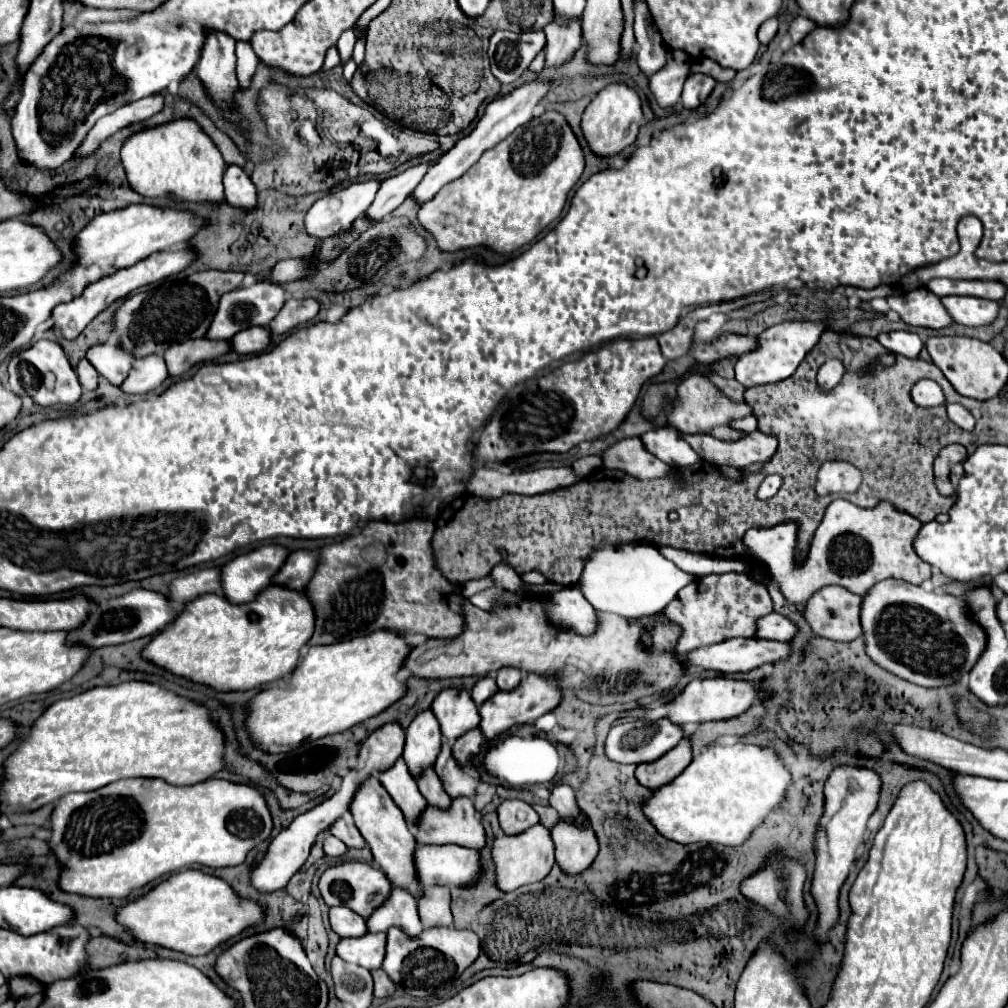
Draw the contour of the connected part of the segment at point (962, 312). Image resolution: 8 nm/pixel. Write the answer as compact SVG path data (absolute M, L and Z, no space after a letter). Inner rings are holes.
M944 297L942 305L952 315L952 319L964 327L990 325L1000 309L998 303L976 297Z

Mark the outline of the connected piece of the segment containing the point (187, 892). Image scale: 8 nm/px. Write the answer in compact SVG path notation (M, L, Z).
M194 869L170 875L168 879L160 881L156 887L152 887L146 895L136 897L134 901L126 903L124 907L120 907L116 911L116 921L120 925L124 925L124 929L134 937L134 941L144 943L144 945L172 949L172 951L178 951L184 955L206 955L220 943L242 933L246 927L256 925L262 917L264 917L264 909L260 909L258 903L254 903L250 899L236 897L236 893L232 891L230 885L226 885L226 881L222 881L214 875L206 875L202 871L194 871Z

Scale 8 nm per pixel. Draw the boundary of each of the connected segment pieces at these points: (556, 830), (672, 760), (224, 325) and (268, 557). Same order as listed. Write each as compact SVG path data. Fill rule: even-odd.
M560 819L552 827L550 835L556 849L556 863L564 873L582 873L598 853L596 835L586 823L580 825L574 819Z
M684 737L674 749L664 753L660 759L652 763L640 763L636 767L636 779L648 787L658 789L664 783L670 783L678 773L682 773L692 761L692 743L690 737Z
M258 281L250 287L238 287L236 291L228 291L222 295L218 311L214 315L214 321L206 333L208 339L232 339L238 331L248 329L252 325L262 325L266 327L276 315L278 311L284 307L286 303L286 291L282 285L276 283L268 283L268 281Z
M262 545L234 557L220 569L222 595L234 605L252 601L260 589L270 585L272 575L284 565L288 553L280 545Z

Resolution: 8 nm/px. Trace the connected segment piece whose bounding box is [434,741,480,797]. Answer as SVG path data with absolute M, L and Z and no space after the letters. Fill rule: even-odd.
M448 741L442 743L442 749L438 753L434 771L442 779L444 789L446 789L446 793L450 797L460 797L460 795L474 797L474 791L476 791L476 787L478 787L480 781L474 779L470 773L466 773L458 765L458 761L452 757L452 745Z

